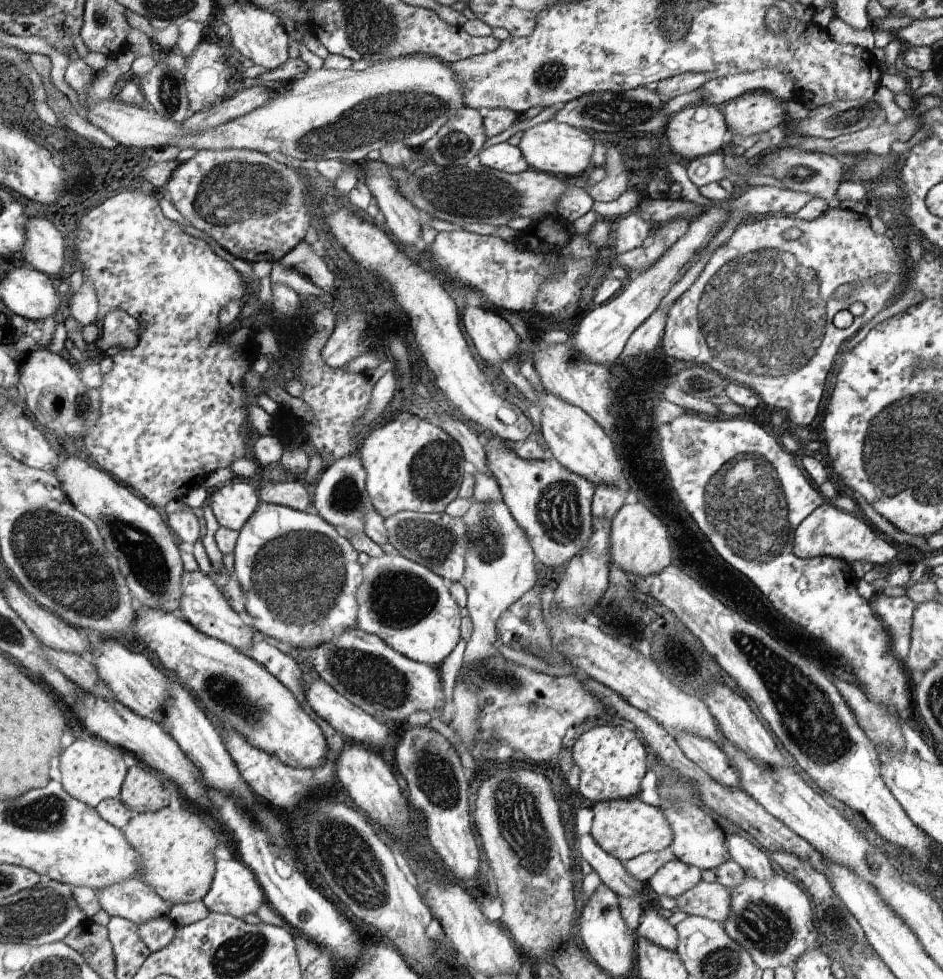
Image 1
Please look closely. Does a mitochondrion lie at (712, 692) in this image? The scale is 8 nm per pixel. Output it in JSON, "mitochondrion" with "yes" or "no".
{"mitochondrion":"no"}

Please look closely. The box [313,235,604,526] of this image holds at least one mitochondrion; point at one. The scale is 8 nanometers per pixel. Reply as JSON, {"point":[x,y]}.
{"point":[431,473]}

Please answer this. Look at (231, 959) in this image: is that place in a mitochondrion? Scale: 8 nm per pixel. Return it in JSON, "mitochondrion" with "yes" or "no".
{"mitochondrion":"yes"}

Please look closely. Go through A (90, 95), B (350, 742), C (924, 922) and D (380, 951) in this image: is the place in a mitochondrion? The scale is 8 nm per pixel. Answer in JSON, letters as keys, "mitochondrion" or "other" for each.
{"A":"other","B":"other","C":"other","D":"other"}

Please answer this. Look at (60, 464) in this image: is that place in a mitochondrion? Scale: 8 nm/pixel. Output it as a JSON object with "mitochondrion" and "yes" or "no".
{"mitochondrion":"no"}

